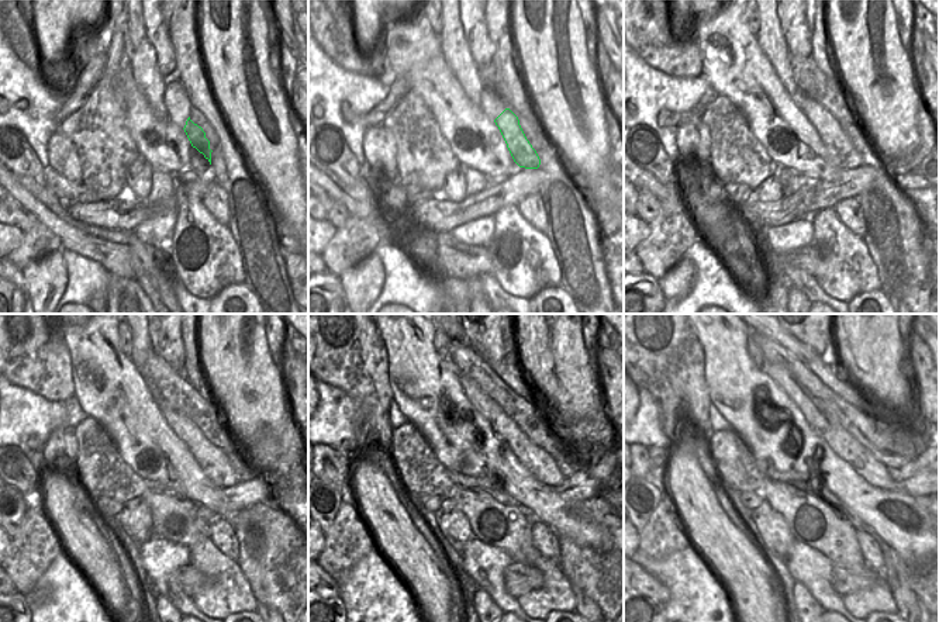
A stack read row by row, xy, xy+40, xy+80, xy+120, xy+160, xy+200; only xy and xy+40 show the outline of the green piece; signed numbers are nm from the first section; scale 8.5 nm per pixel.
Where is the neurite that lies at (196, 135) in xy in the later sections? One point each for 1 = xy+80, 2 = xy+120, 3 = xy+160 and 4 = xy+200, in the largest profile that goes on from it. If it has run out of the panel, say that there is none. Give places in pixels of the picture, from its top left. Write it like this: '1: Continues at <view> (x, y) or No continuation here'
1: Continues at xy+80 (839, 147)
2: Continues at xy+120 (214, 463)
3: Continues at xy+160 (538, 462)
4: Continues at xy+200 (843, 443)

